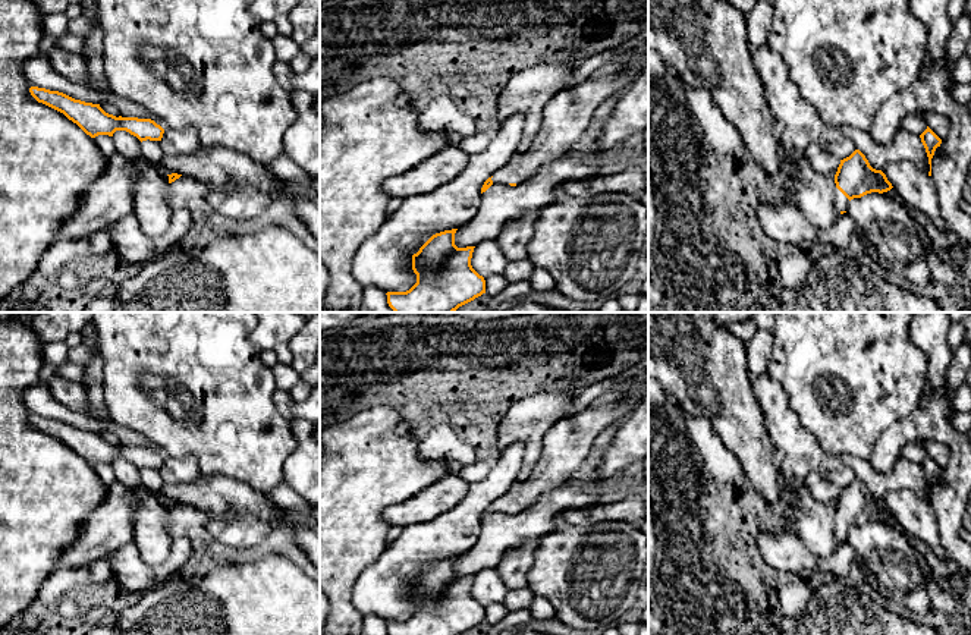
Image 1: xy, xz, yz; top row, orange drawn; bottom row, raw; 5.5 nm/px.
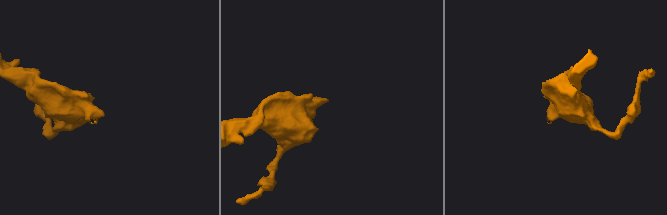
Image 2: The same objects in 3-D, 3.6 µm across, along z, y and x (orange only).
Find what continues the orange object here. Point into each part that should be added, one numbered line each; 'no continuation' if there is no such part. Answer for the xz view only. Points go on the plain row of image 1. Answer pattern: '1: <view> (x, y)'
1: xz (566, 443)

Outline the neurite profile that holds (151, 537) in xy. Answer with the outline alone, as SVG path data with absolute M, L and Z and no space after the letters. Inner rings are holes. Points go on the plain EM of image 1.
M154 496L144 497L132 516L132 541L150 566L161 565L170 553L173 538L167 529L169 516L169 504Z

